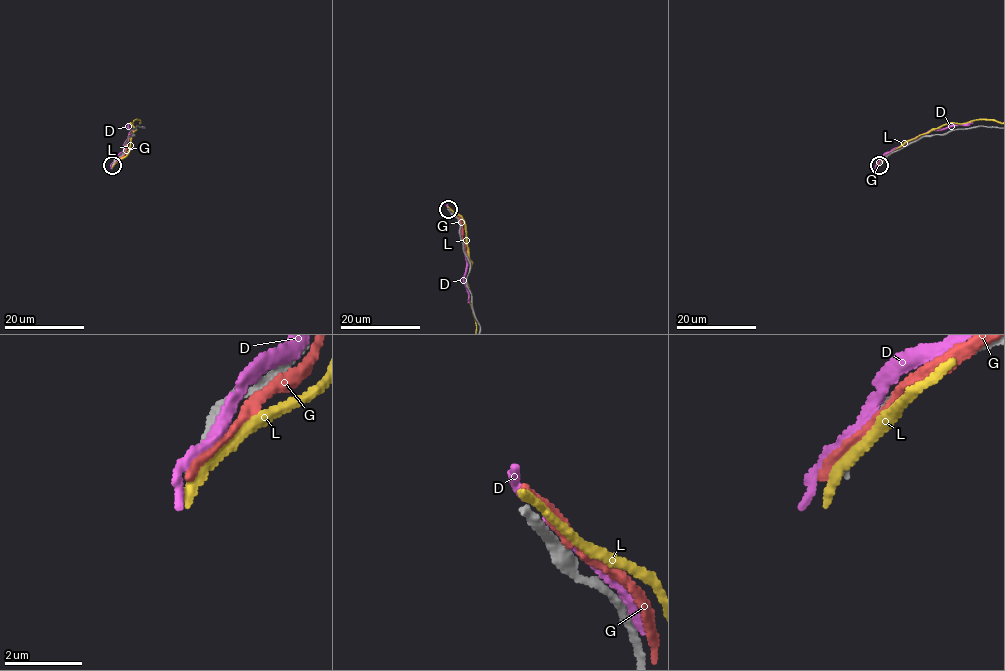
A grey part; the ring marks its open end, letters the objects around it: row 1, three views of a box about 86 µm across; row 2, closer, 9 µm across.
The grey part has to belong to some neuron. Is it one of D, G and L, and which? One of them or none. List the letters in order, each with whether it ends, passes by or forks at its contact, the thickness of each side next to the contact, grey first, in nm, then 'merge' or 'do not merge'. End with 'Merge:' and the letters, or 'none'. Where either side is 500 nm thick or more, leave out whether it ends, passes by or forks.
D: it passes by; 320 nm thick on the grey side, 240 nm on the other; do not merge
G: it passes by; 300 nm thick on the grey side, 260 nm on the other; do not merge
L: it passes by; 260 nm thick on the grey side, 240 nm on the other; do not merge
Merge: none

